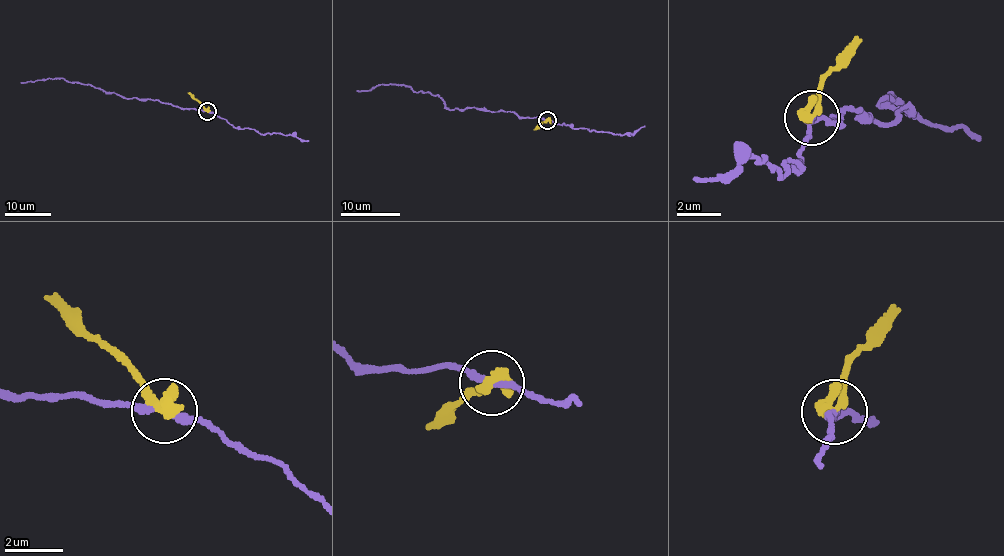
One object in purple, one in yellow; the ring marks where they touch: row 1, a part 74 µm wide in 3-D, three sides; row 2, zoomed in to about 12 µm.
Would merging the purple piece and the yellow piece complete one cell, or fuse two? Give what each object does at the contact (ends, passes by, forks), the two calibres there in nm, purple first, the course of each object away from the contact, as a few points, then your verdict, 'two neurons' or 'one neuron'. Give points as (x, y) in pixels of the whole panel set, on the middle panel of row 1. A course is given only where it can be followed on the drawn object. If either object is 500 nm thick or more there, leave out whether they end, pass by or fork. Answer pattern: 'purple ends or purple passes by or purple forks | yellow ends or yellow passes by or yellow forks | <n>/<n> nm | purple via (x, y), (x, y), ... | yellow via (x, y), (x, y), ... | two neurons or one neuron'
170/500 nm | purple via (547, 121), (518, 118), (509, 111), (449, 110), (437, 95), (410, 86), (356, 91) | yellow via (547, 120), (533, 129) | two neurons

